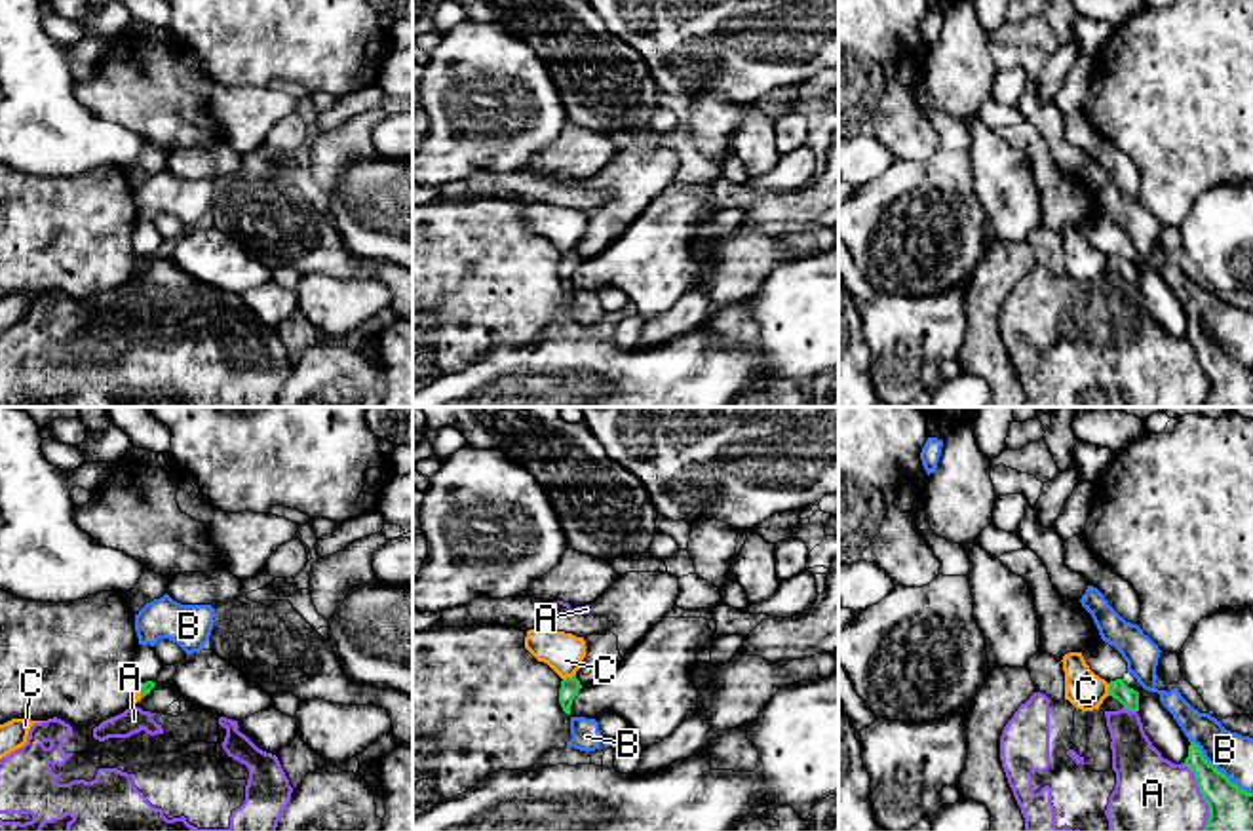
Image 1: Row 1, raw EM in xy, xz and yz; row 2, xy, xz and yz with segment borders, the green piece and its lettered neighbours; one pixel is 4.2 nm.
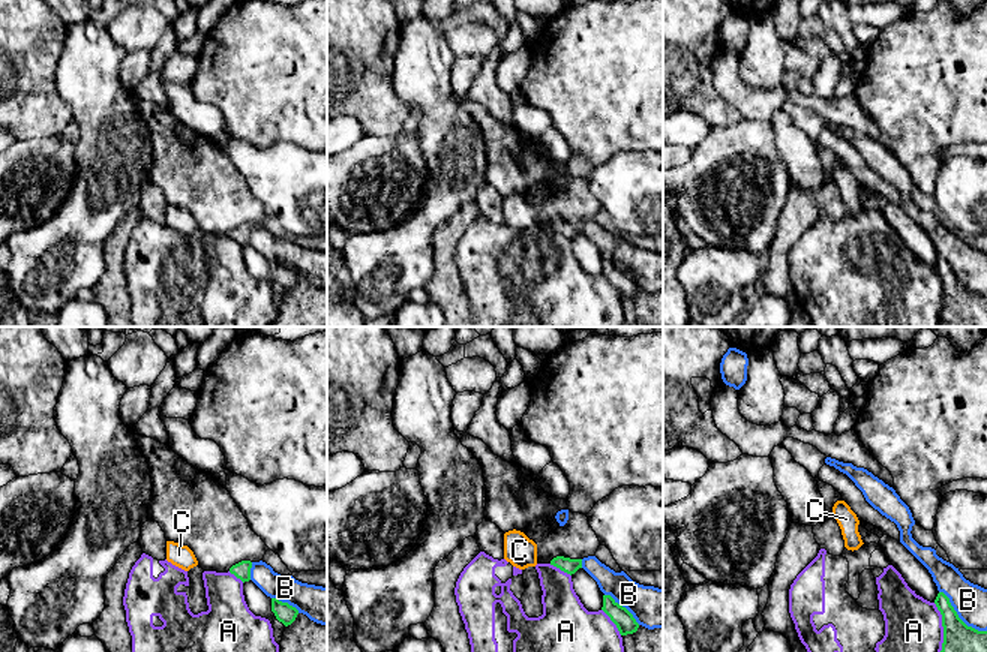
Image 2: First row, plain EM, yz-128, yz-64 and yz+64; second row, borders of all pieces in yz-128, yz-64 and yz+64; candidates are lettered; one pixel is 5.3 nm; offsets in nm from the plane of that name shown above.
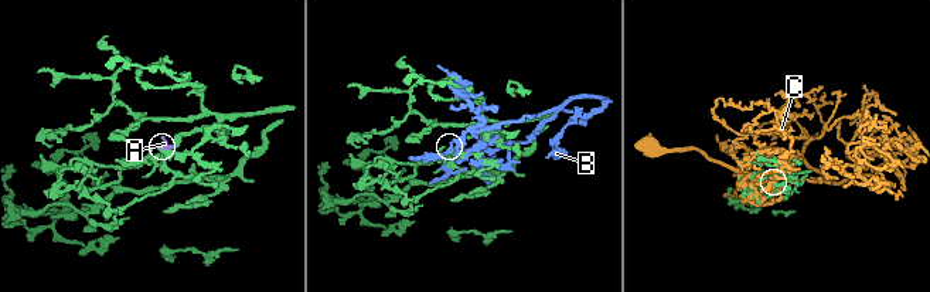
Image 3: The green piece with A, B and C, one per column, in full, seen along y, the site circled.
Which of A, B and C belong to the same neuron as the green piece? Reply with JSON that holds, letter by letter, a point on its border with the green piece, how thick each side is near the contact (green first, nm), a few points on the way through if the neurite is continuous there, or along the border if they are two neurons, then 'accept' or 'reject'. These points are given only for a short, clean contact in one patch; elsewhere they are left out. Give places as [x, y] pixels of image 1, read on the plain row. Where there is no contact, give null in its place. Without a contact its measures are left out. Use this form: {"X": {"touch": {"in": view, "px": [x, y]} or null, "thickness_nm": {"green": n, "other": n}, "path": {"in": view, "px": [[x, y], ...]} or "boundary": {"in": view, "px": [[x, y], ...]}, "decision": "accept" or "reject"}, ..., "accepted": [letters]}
{"A": {"touch": {"in": "yz", "px": [1204, 371]}, "thickness_nm": {"green": 200, "other": 420}, "decision": "reject"}, "B": {"touch": {"in": "yz", "px": [1217, 345]}, "thickness_nm": {"green": 200, "other": 180}, "decision": "reject"}, "C": {"touch": {"in": "xz", "px": [569, 251]}, "thickness_nm": {"green": 80, "other": 170}, "decision": "reject"}, "accepted": []}

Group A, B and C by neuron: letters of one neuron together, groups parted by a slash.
A C / B

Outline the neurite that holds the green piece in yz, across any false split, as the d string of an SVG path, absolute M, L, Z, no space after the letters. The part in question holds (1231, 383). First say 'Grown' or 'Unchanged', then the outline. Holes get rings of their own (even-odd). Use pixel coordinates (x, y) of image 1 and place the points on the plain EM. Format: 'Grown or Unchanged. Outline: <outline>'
Unchanged. Outline: M1190 316L1185 338L1194 346L1200 367L1209 380L1202 407L1253 407L1253 367L1240 363L1209 338Z

